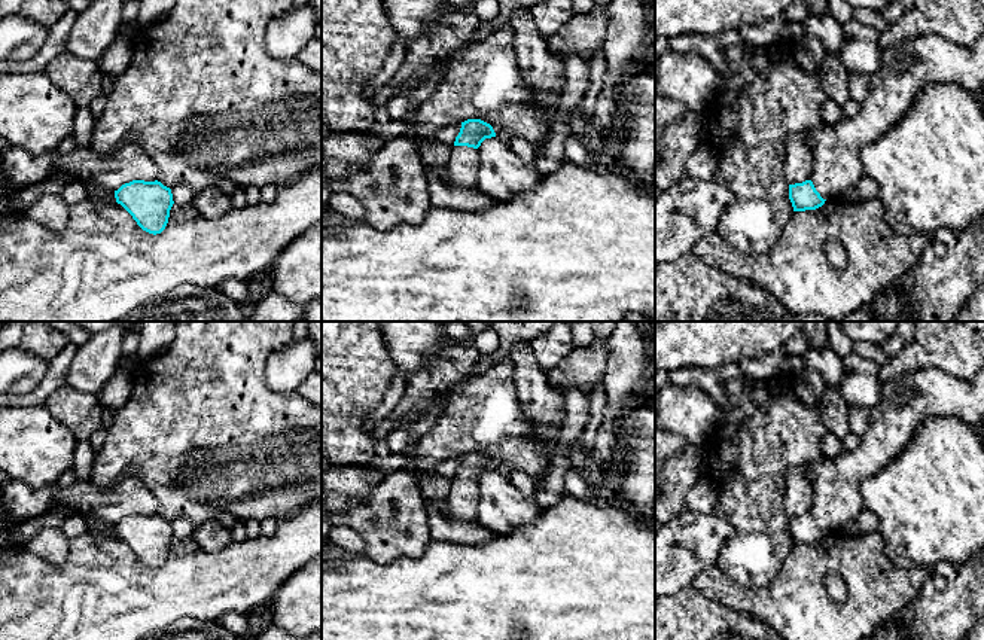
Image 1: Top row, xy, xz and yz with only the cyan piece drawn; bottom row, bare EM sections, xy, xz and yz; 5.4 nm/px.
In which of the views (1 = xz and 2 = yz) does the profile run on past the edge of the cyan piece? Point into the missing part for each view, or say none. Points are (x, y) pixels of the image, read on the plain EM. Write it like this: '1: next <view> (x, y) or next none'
1: next xz (463, 497)
2: next yz (905, 404)

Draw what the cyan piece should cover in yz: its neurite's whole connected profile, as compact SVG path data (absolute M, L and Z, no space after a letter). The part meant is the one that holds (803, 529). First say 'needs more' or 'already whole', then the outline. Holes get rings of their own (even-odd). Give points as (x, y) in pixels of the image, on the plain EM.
needs more; M926 366L902 380L884 383L880 403L869 411L869 424L859 448L834 458L822 457L804 467L814 503L808 513L789 518L793 545L816 543L826 533L840 531L844 524L853 522L865 508L859 485L898 457L929 417L956 417L972 427L980 426L984 418L984 366L969 380Z

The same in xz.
needs more; M481 452L461 455L459 469L451 481L447 497L450 521L478 524L476 509L479 502L478 481L485 472L496 470L493 460Z

